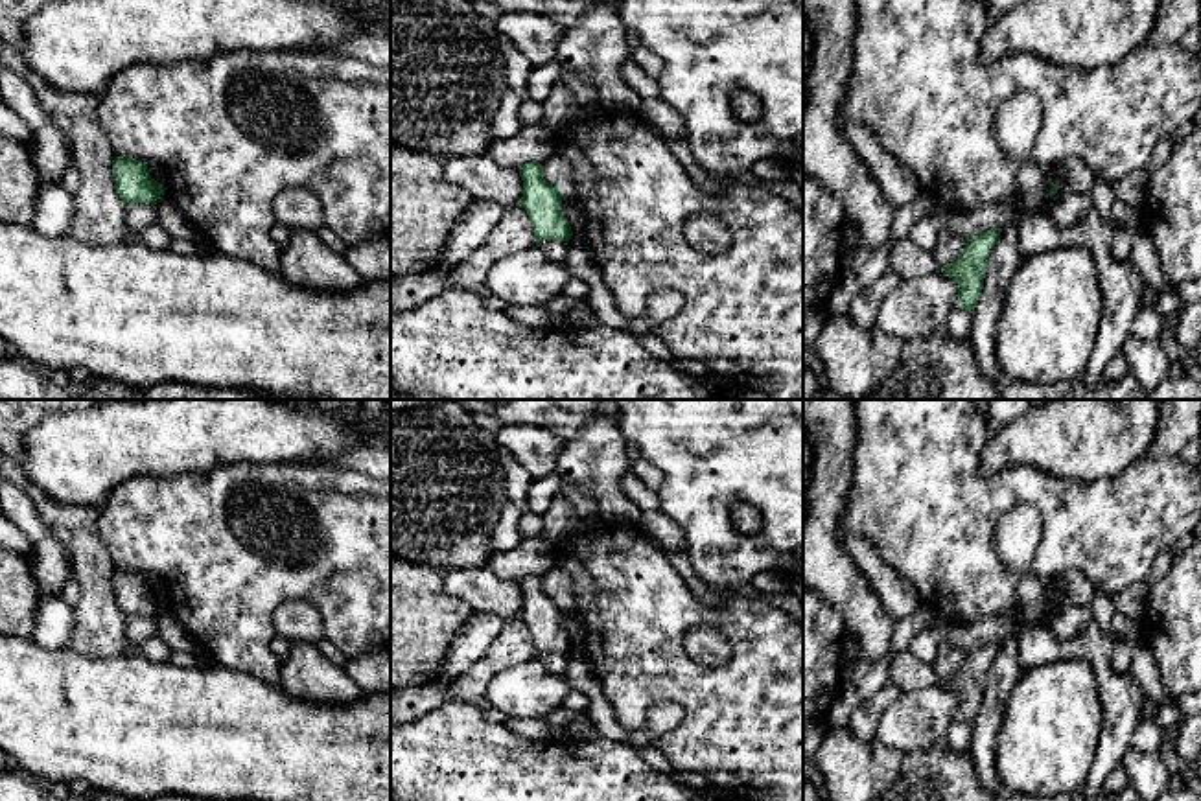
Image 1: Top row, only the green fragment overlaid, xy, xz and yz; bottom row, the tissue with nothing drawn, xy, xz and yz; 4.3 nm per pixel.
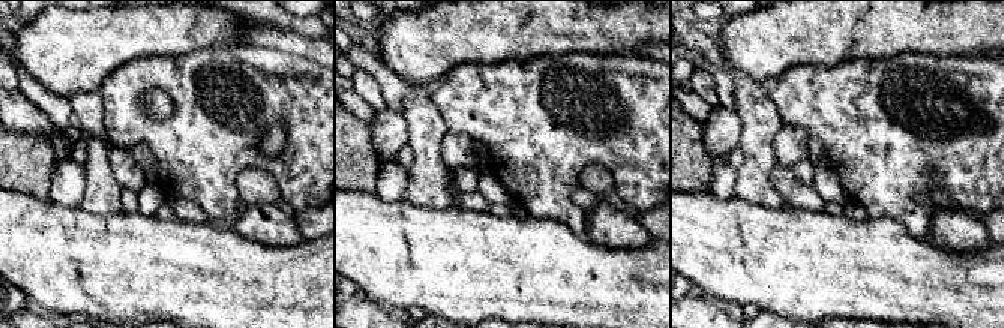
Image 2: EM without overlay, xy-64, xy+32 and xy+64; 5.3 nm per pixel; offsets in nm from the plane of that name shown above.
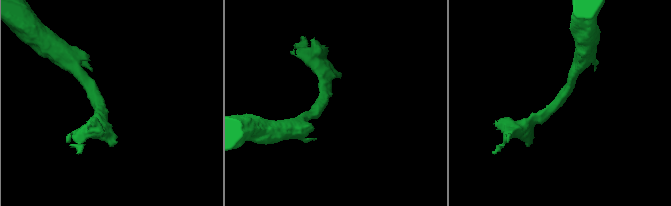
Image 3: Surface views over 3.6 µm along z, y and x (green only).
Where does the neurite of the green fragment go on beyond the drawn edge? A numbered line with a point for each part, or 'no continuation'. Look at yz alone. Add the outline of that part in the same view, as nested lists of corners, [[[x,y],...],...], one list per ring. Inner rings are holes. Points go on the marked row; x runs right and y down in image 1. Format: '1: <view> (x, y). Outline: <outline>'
no continuation

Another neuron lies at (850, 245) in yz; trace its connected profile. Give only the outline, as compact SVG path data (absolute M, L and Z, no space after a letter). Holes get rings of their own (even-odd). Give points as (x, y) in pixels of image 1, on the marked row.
M844 219L844 243L842 243L842 256L844 260L851 260L853 254L860 249L858 247L858 230L855 228L855 225L847 219Z

